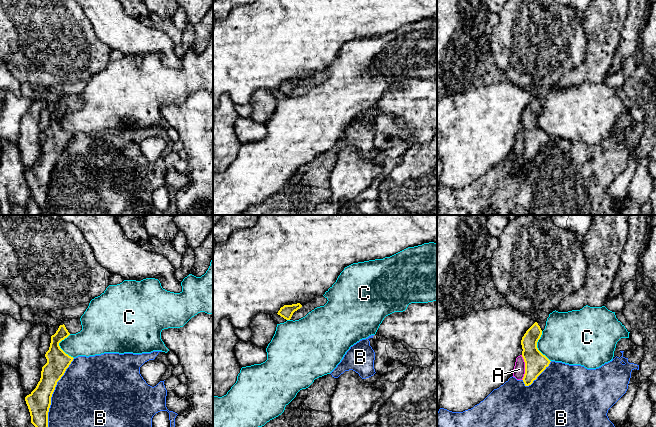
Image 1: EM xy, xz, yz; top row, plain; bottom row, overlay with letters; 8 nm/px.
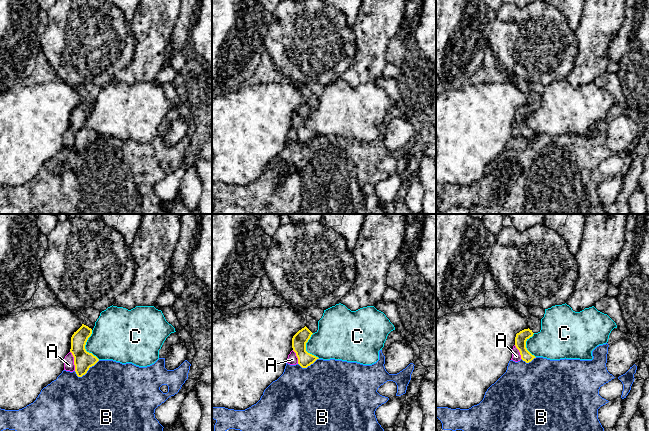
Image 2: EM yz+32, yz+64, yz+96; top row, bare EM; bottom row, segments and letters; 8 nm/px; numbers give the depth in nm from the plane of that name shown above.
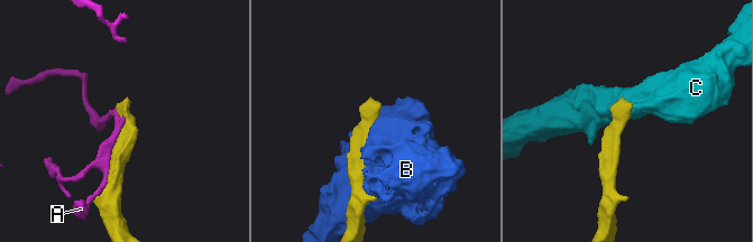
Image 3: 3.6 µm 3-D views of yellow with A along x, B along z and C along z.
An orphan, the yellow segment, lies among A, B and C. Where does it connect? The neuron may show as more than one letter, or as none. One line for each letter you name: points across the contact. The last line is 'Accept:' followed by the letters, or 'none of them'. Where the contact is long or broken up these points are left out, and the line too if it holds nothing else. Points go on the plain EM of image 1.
Accept: none of them

